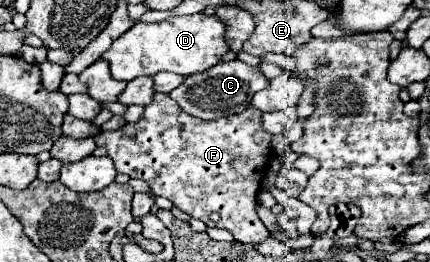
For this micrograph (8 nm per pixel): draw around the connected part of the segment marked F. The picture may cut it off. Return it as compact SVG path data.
M156 94L152 104L146 106L146 112L140 122L126 124L114 132L100 132L94 136L96 146L104 146L108 158L112 158L114 168L130 178L144 180L156 196L164 196L172 200L174 206L188 212L192 218L198 218L208 224L208 214L218 212L220 220L216 222L218 228L226 228L234 234L236 242L252 242L260 244L270 234L262 220L256 214L258 208L258 190L262 186L264 168L272 156L268 134L262 128L262 112L254 106L248 106L244 112L218 118L218 120L200 120L196 116L186 114L168 94Z

